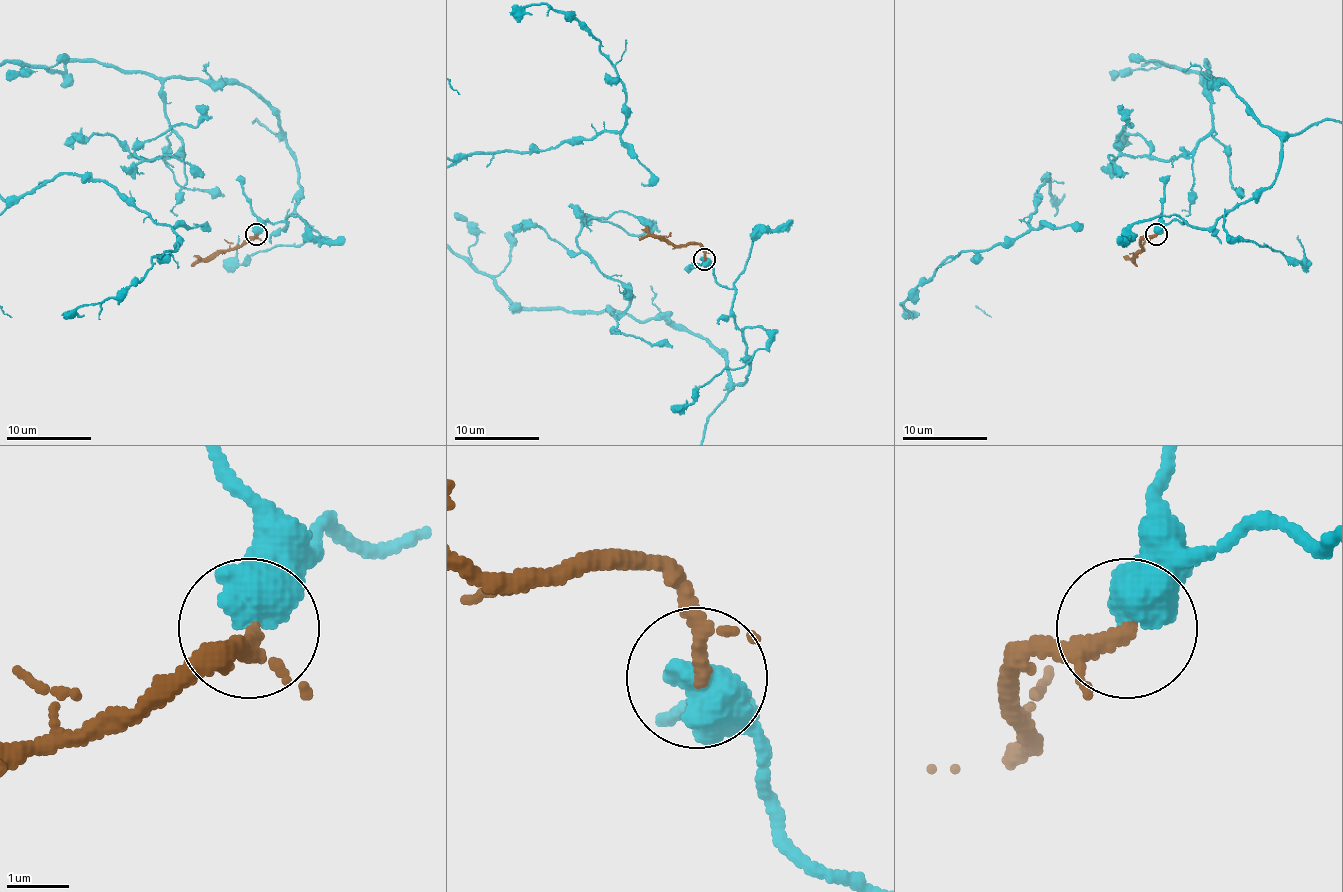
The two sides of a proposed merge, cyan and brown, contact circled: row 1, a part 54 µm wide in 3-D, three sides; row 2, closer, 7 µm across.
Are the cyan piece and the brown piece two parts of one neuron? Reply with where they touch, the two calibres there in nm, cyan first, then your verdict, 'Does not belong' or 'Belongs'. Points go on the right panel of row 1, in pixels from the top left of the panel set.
Place: (1156, 234). Thickness 750 nm (cyan) against 190 nm. Does not belong

